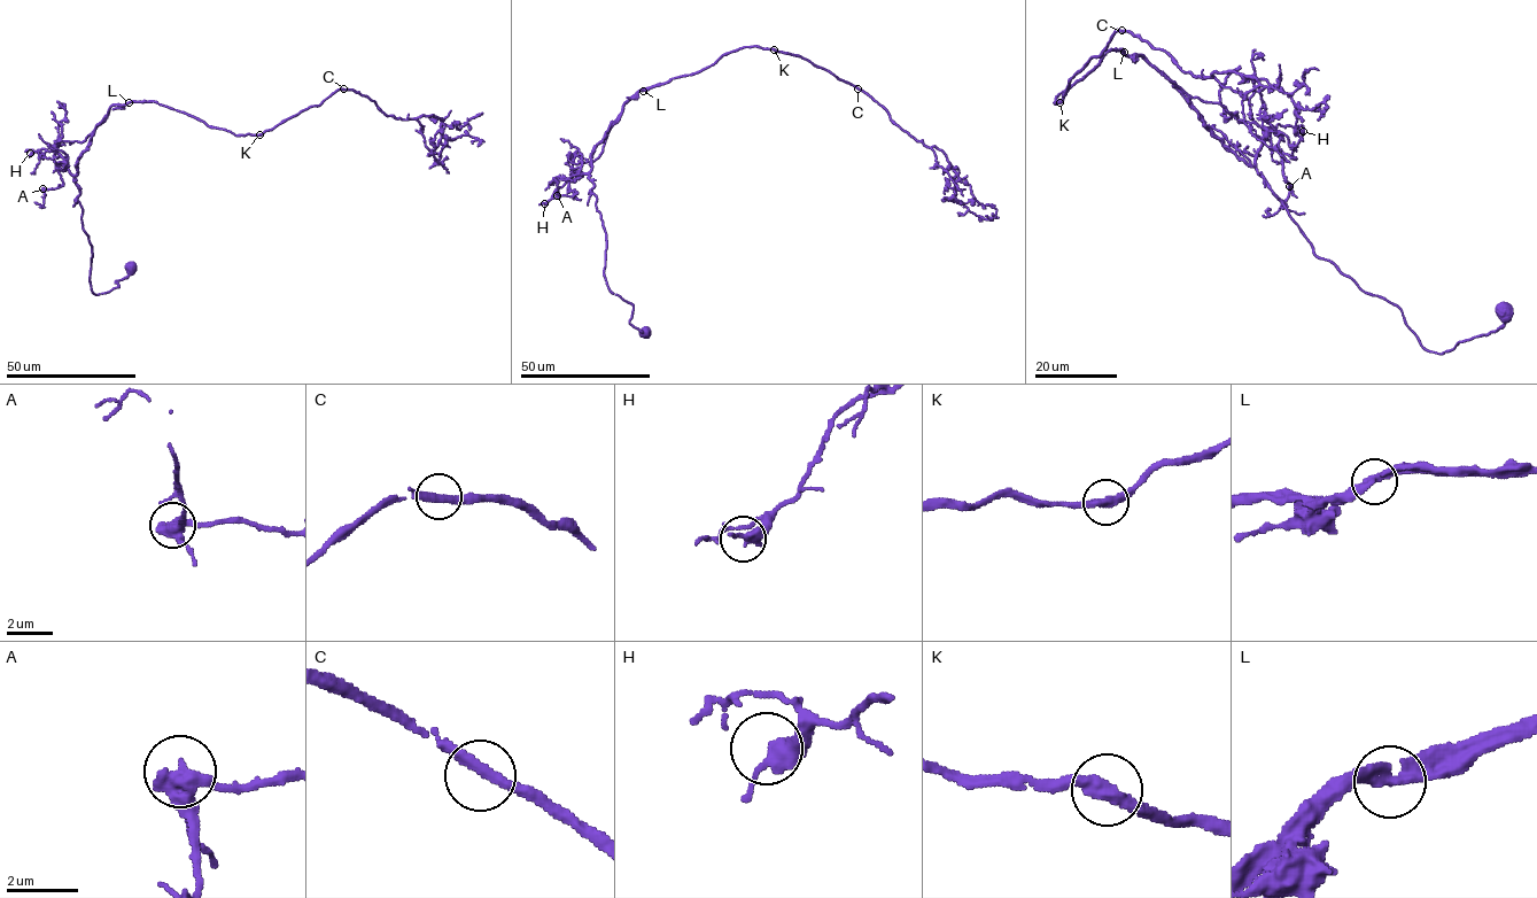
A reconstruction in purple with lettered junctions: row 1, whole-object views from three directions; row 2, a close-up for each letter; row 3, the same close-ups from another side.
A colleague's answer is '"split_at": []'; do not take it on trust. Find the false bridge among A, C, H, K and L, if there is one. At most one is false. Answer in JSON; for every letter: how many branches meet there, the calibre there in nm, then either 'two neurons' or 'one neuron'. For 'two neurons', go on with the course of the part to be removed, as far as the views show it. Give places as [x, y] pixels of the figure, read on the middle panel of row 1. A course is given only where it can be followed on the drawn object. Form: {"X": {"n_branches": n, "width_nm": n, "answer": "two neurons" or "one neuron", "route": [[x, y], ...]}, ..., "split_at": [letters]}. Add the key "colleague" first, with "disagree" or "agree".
{"colleague": "disagree", "A": {"n_branches": 2, "width_nm": 440, "answer": "one neuron"}, "C": {"n_branches": 2, "width_nm": 320, "answer": "one neuron"}, "H": {"n_branches": 2, "width_nm": 400, "answer": "one neuron"}, "K": {"n_branches": 2, "width_nm": 360, "answer": "one neuron"}, "L": {"n_branches": 2, "width_nm": 360, "answer": "two neurons", "route": [[643, 90], [625, 105], [618, 121], [594, 148], [589, 178], [594, 186], [588, 193]]}, "split_at": ["L"]}

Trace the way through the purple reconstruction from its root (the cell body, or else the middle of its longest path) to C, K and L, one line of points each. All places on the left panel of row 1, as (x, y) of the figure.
C: (131, 266), (117, 287), (91, 289), (74, 177), (111, 106), (156, 101), (259, 134), (343, 88)
K: (131, 266), (117, 287), (91, 289), (92, 248), (74, 177), (109, 108), (156, 101), (235, 134), (259, 134)
L: (131, 266), (117, 287), (91, 289), (92, 248), (74, 177), (109, 108), (129, 102)

